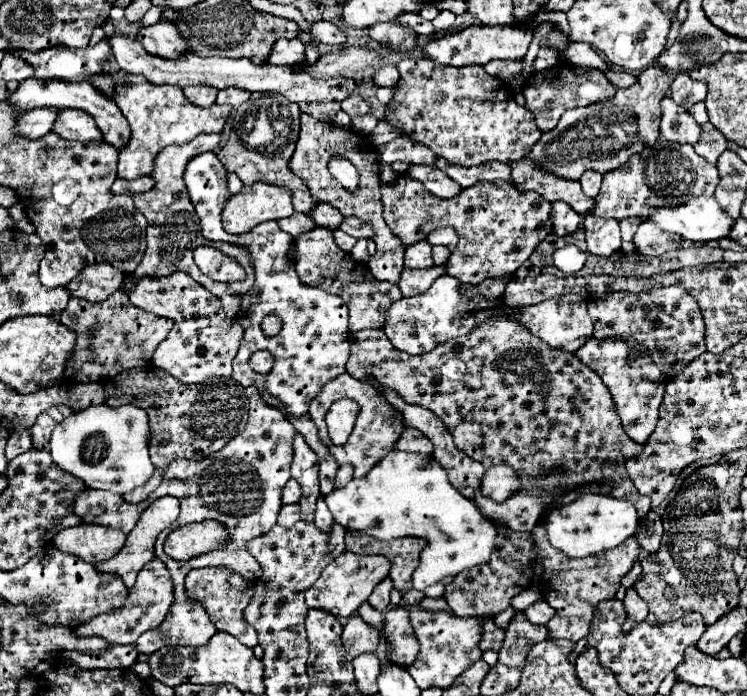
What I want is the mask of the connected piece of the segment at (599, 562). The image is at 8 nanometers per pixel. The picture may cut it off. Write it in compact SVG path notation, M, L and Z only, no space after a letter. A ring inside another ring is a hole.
M541 525L533 529L533 539L539 549L537 559L545 565L545 573L541 575L541 593L543 599L557 611L557 617L553 617L547 623L549 637L579 641L589 633L589 621L593 617L597 603L615 597L615 591L621 585L621 577L633 567L633 563L639 557L639 543L635 537L629 537L625 543L617 545L617 549L603 551L597 557L569 559L565 557L565 553L549 545L547 533Z

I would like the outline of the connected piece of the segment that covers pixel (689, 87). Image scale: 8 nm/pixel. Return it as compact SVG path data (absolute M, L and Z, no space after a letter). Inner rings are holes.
M679 73L673 83L671 83L671 91L673 91L673 101L685 109L689 109L693 103L703 101L707 95L707 85L703 81L693 81L687 73Z

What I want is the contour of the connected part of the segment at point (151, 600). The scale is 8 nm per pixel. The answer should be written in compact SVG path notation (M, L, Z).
M153 557L145 565L145 569L141 569L139 581L133 587L133 593L129 593L129 601L121 609L99 615L89 623L77 627L75 631L81 635L99 635L111 643L135 643L141 633L155 629L157 625L161 625L161 621L165 621L169 605L173 605L173 579L169 577L169 569L165 569L165 563Z

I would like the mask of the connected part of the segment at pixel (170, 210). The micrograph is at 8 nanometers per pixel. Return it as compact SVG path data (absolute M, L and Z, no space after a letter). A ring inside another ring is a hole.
M201 133L193 141L189 141L185 145L177 145L177 147L165 147L157 155L157 161L155 161L155 167L153 167L153 173L151 173L151 177L155 179L155 187L145 191L145 193L133 195L133 203L135 203L137 211L141 211L145 215L145 219L147 219L147 251L145 251L145 257L143 257L143 261L139 263L139 267L135 269L133 275L135 277L143 277L143 275L163 277L163 275L171 275L175 271L185 271L197 283L201 283L207 291L211 291L215 297L219 297L227 317L235 317L239 313L239 309L241 309L241 297L251 289L253 279L255 279L255 273L253 273L255 269L249 267L249 261L247 261L249 249L245 249L241 245L231 245L231 243L207 241L201 235L199 217L197 217L197 213L193 209L193 203L191 203L191 199L187 195L187 189L185 189L185 183L183 183L185 163L189 159L193 159L195 155L199 155L199 153L215 151L219 147L219 141L221 141L221 135L217 135L217 133ZM199 245L211 245L211 247L217 247L223 253L235 257L241 265L247 267L247 279L243 283L233 283L233 287L225 287L225 283L215 283L213 279L207 279L193 261L193 251Z

